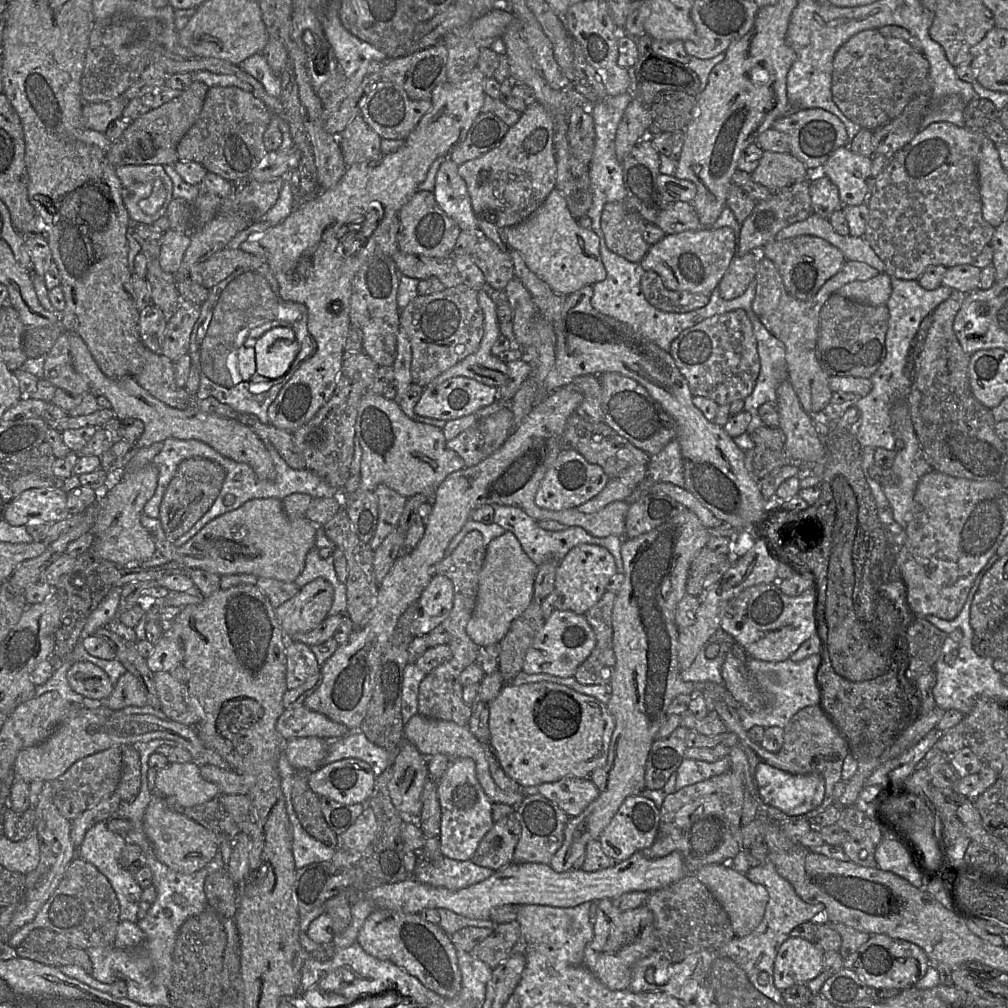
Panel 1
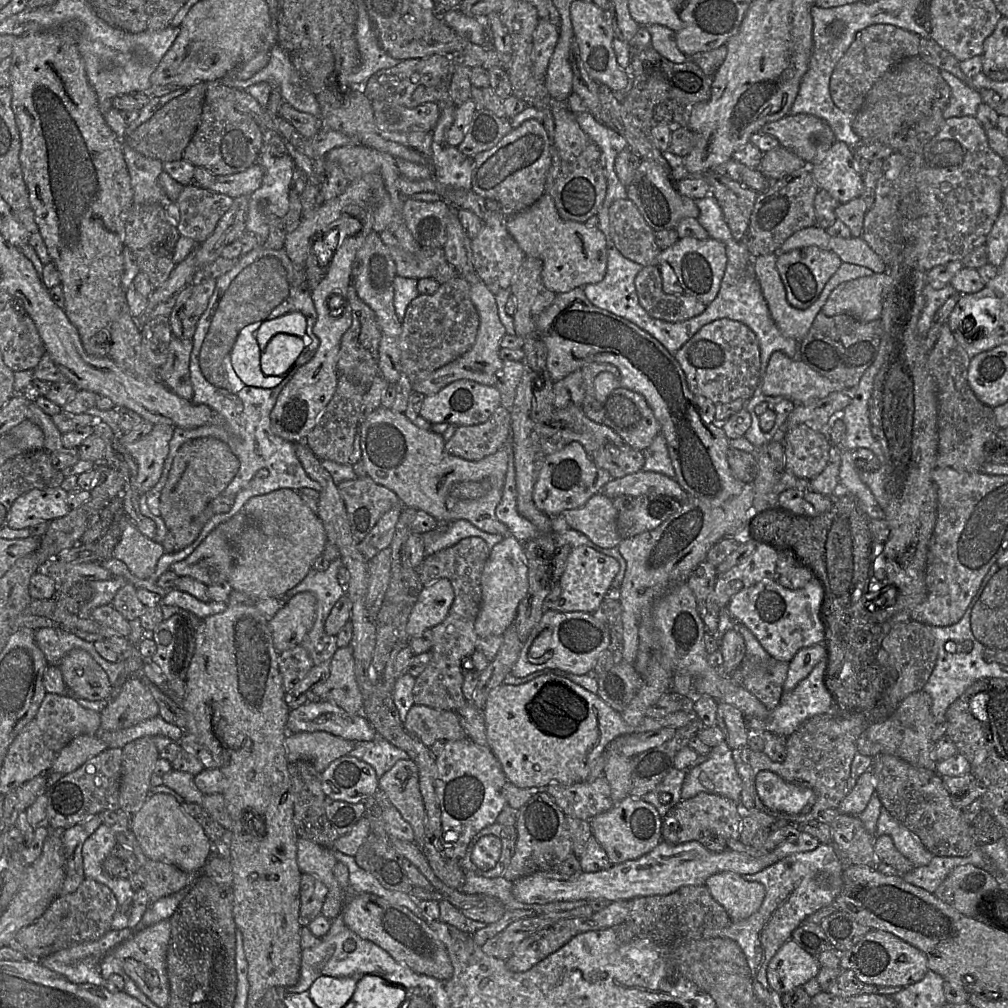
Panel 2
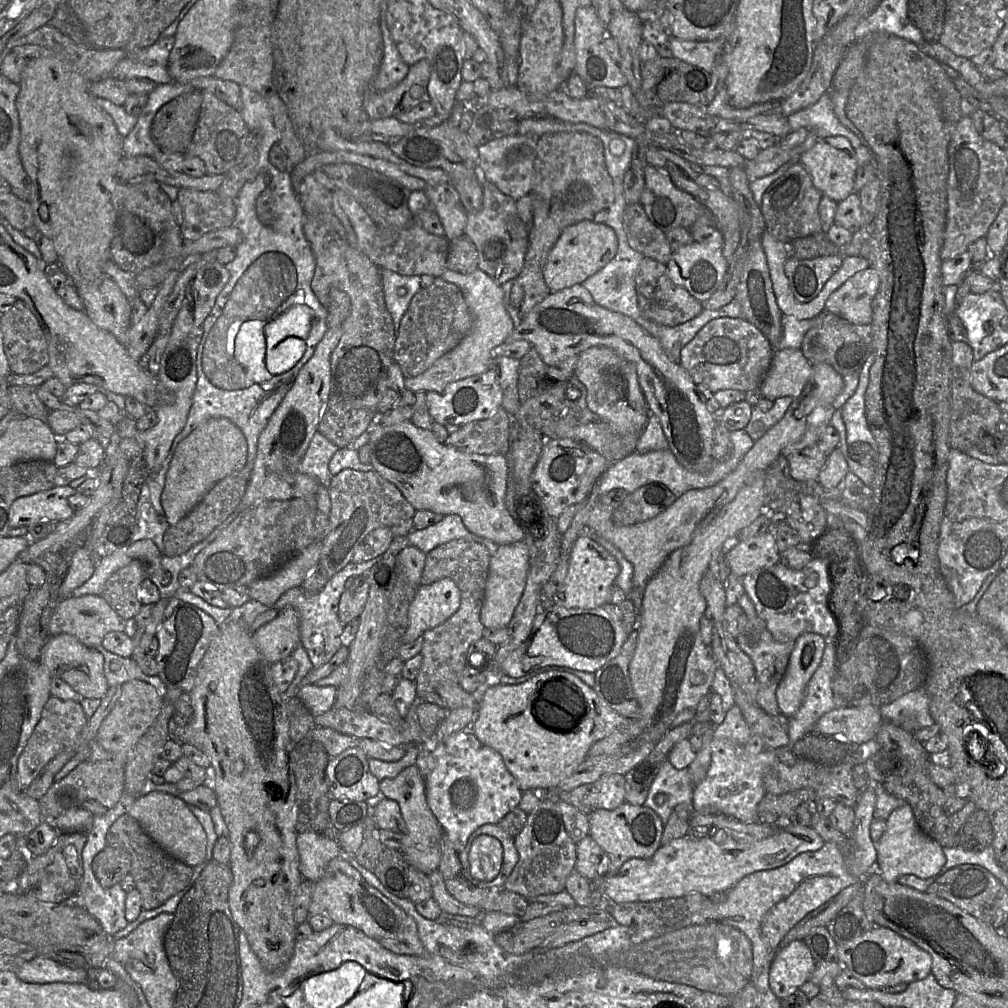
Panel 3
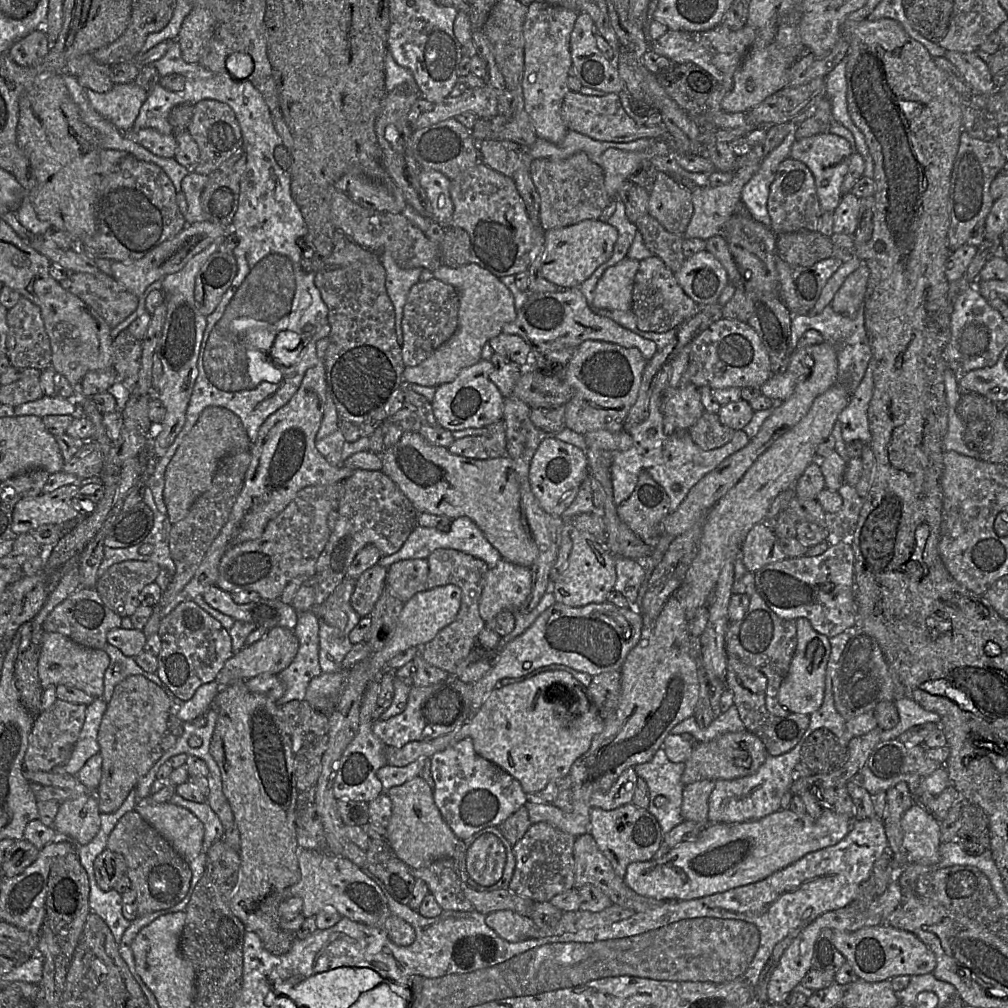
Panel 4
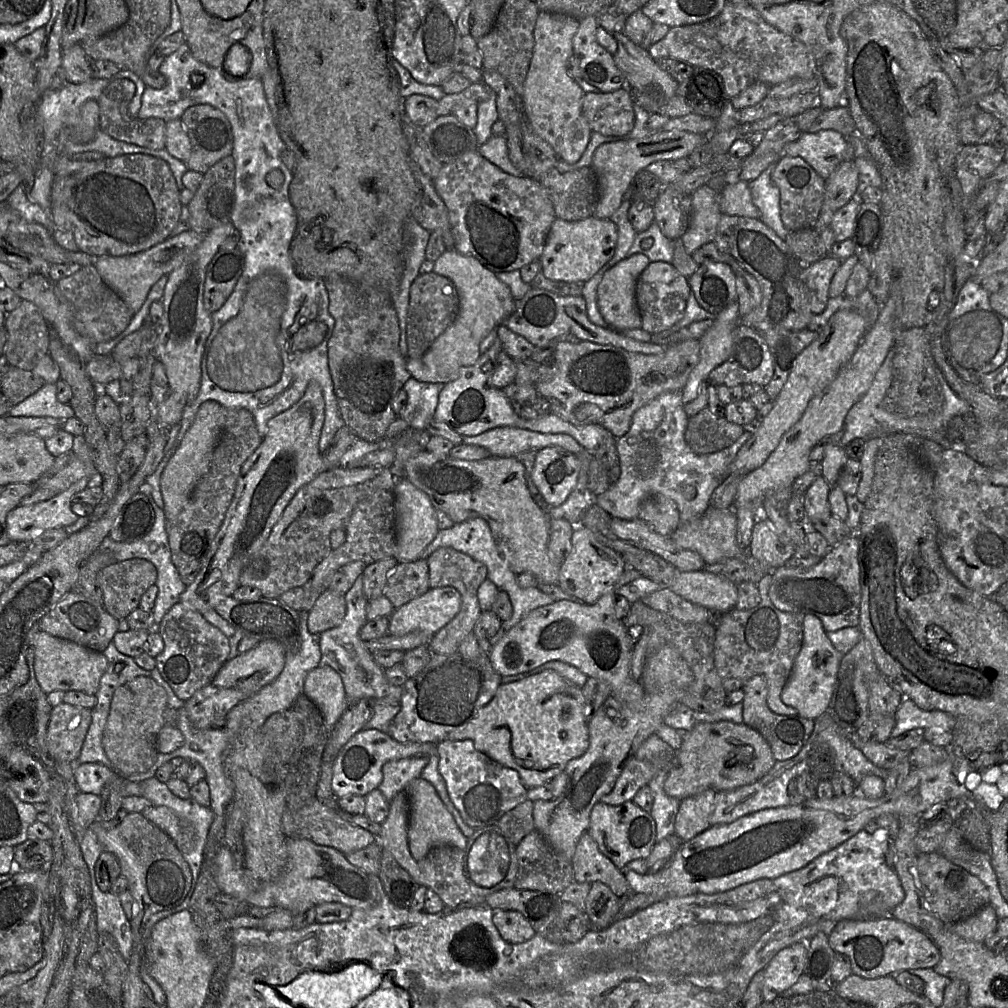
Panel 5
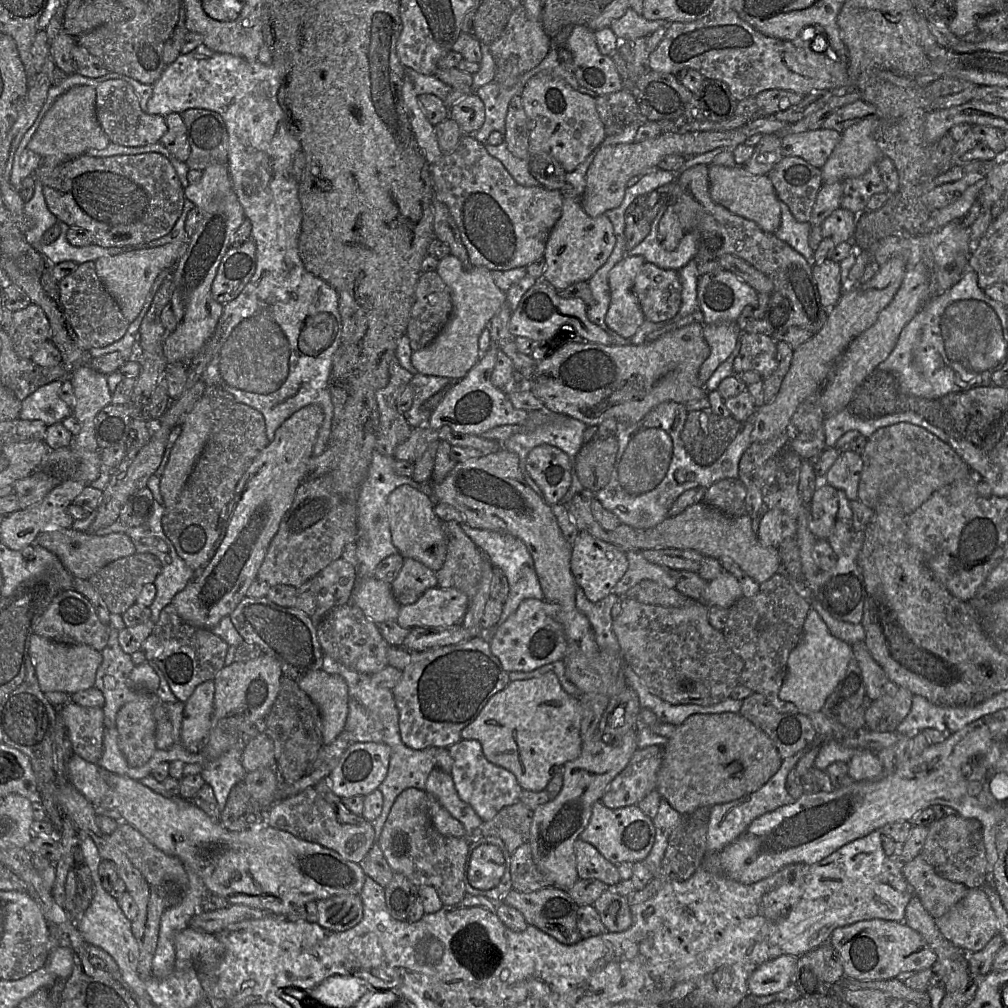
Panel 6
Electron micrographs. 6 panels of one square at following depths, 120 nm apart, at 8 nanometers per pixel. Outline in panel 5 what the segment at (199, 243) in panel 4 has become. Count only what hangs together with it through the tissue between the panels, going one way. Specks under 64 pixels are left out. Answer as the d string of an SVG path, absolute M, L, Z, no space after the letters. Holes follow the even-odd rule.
M192 230L185 231L177 236L169 237L162 243L143 252L125 256L102 256L94 261L94 266L102 280L124 300L128 307L135 313L142 307L151 287L164 275L169 275L181 266L184 260L200 245L205 233Z

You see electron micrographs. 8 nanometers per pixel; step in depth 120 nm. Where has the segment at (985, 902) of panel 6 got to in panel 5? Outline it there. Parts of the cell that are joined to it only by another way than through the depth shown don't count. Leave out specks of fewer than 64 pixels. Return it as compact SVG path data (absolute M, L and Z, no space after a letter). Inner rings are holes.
M987 904L970 917L952 924L953 931L960 937L982 942L992 935L998 924L999 918L991 904Z

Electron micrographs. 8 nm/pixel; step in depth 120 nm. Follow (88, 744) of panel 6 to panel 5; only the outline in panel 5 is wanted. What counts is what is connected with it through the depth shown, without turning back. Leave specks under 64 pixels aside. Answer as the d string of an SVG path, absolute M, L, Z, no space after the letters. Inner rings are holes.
M61 702L52 708L46 746L56 763L71 762L79 757L91 719L91 709L84 707Z

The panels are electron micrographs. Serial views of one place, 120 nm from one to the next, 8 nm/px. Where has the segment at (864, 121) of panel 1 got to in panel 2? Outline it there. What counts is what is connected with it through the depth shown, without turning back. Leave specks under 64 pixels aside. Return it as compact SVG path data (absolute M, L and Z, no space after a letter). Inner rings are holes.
M875 24L859 32L838 61L830 81L831 97L843 111L857 113L873 85L903 60L919 56L921 37L888 24Z

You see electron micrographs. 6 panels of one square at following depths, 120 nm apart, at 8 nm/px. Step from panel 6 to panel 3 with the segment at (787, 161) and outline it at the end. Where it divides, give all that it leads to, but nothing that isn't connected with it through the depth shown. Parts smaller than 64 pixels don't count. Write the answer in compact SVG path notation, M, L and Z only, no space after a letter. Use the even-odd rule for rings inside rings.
M800 161L796 162L763 194L760 210L765 220L765 230L785 244L797 238L822 234L818 210L821 197L808 170Z

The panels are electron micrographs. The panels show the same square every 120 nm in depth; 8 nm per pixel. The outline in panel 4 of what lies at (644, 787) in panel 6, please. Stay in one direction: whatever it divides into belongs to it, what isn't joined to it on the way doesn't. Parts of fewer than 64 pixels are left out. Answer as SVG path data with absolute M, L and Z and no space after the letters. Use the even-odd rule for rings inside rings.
M634 768L625 769L607 792L594 792L591 795L590 807L610 811L632 803L637 779Z

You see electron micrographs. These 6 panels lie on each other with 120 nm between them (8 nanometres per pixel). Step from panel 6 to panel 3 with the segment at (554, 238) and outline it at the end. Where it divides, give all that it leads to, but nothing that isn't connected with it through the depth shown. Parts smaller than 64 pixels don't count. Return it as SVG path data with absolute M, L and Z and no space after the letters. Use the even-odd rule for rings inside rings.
M583 220L566 227L549 251L543 268L543 279L551 292L557 292L576 284L582 284L587 278L606 266L617 251L615 232L604 223Z

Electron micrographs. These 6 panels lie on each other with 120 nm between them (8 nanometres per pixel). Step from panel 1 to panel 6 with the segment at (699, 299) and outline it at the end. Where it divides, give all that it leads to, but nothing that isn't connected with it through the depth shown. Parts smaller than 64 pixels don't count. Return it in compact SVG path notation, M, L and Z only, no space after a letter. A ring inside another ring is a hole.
M645 262L638 271L634 282L634 293L638 299L645 320L659 323L675 317L681 306L682 287L676 270L661 269Z

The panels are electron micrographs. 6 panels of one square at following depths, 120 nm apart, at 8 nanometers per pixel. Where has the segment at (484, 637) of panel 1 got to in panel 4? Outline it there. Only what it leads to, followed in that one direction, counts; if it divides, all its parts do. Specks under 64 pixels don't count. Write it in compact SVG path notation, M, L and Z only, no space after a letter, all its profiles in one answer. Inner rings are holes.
M502 558L485 576L479 602L480 616L488 622L503 610L519 610L531 586L529 567Z

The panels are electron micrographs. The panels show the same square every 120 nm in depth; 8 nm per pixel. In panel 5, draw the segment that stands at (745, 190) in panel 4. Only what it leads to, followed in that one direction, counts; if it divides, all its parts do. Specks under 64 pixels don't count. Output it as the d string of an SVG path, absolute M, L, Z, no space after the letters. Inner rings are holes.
M776 163L769 165L756 179L748 183L753 204L760 212L760 220L783 241L789 234L780 216L780 193L771 174Z

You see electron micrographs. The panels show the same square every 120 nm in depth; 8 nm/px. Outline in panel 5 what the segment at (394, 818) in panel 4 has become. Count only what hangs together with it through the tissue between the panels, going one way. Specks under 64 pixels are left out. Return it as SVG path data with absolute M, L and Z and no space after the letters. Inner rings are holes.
M423 778L411 781L405 793L410 804L408 843L415 860L423 859L431 849L441 845L450 845L465 850L468 838L462 833L435 787Z

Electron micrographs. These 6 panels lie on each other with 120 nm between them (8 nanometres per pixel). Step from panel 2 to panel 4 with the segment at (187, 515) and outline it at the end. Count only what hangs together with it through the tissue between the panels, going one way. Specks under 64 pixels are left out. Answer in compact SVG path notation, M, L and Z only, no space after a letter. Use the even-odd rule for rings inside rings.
M221 406L206 407L165 471L163 498L170 523L184 519L195 500L209 489L219 462L225 456L251 450L252 445L241 419L234 412Z

